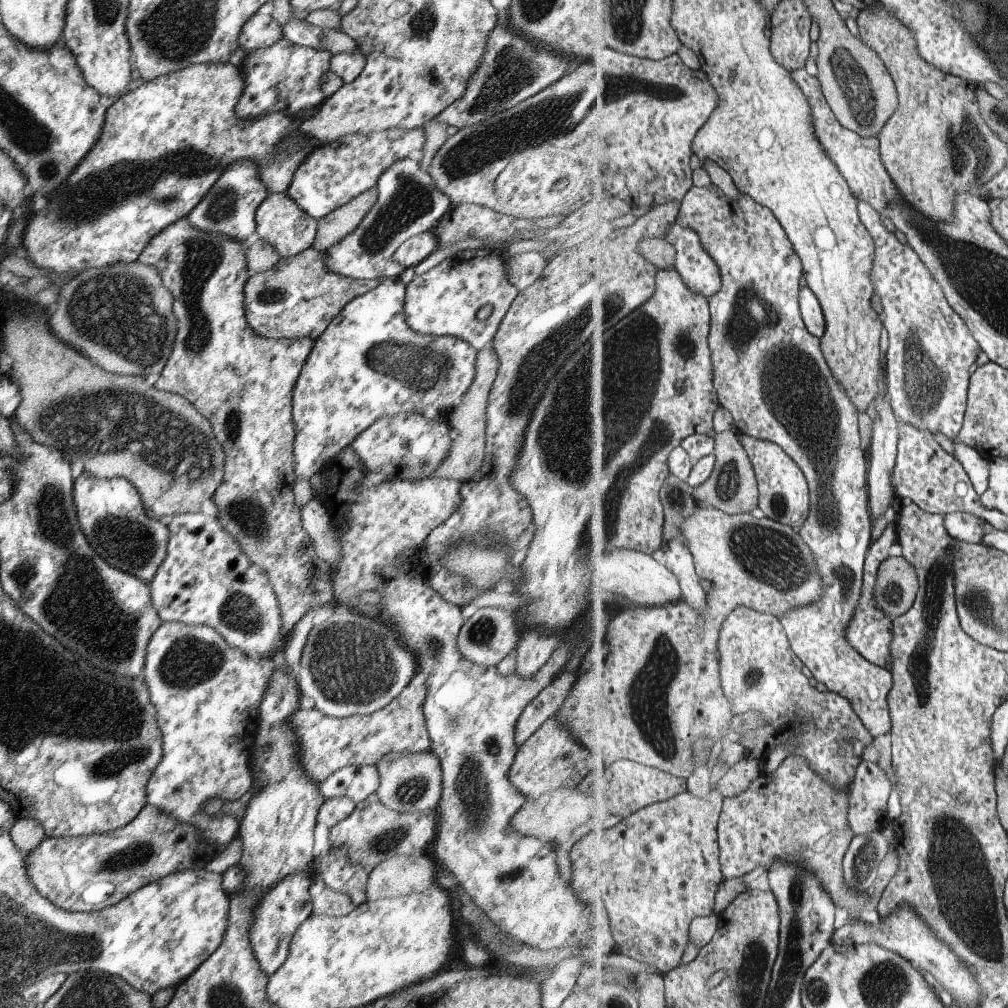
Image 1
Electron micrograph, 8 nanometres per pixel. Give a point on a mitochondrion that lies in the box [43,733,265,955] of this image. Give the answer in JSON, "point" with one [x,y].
{"point":[124,857]}

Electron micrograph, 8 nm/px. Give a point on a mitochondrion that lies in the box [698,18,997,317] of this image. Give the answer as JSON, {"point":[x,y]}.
{"point":[863,104]}

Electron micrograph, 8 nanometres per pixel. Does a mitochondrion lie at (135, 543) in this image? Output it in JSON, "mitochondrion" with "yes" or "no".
{"mitochondrion":"yes"}

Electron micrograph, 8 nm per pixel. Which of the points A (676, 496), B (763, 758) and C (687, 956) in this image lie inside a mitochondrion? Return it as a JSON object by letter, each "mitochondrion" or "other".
{"A":"mitochondrion","B":"other","C":"other"}

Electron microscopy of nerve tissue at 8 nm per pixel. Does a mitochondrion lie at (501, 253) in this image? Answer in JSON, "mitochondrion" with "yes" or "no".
{"mitochondrion":"no"}

